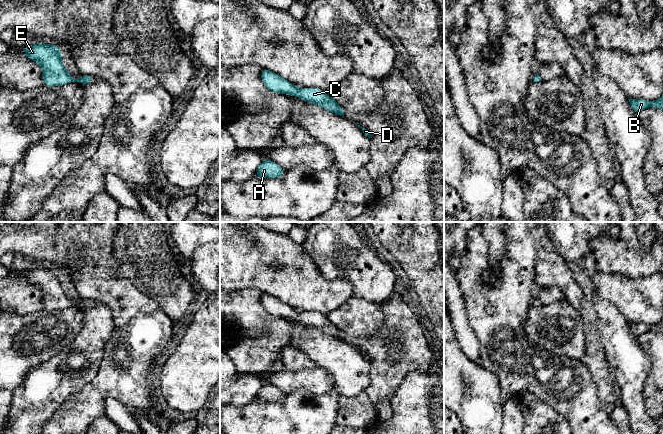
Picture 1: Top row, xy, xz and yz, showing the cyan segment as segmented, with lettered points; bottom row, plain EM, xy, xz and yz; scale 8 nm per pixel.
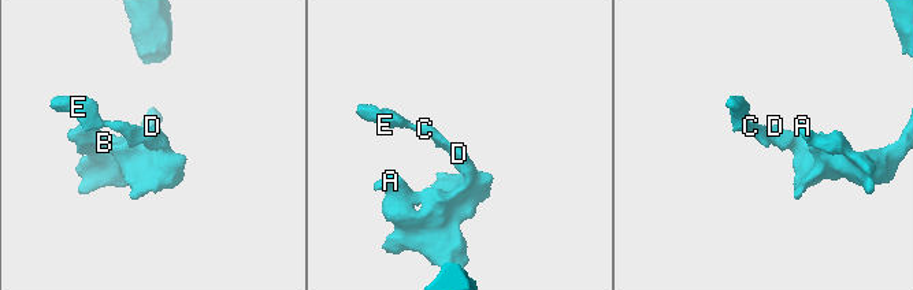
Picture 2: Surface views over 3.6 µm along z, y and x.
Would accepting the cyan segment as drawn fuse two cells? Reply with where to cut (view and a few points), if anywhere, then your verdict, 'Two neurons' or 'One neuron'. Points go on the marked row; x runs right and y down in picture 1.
No split. One neuron

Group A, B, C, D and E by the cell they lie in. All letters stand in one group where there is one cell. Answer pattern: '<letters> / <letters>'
A B C D E

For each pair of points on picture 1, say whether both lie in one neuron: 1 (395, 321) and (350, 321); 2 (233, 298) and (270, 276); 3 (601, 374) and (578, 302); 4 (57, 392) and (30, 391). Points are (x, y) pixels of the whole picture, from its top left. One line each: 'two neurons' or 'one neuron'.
1: two neurons
2: two neurons
3: one neuron
4: one neuron

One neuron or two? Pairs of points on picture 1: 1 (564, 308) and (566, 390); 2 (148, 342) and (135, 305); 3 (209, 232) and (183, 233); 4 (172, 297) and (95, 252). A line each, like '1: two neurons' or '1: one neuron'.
1: two neurons
2: two neurons
3: one neuron
4: two neurons

